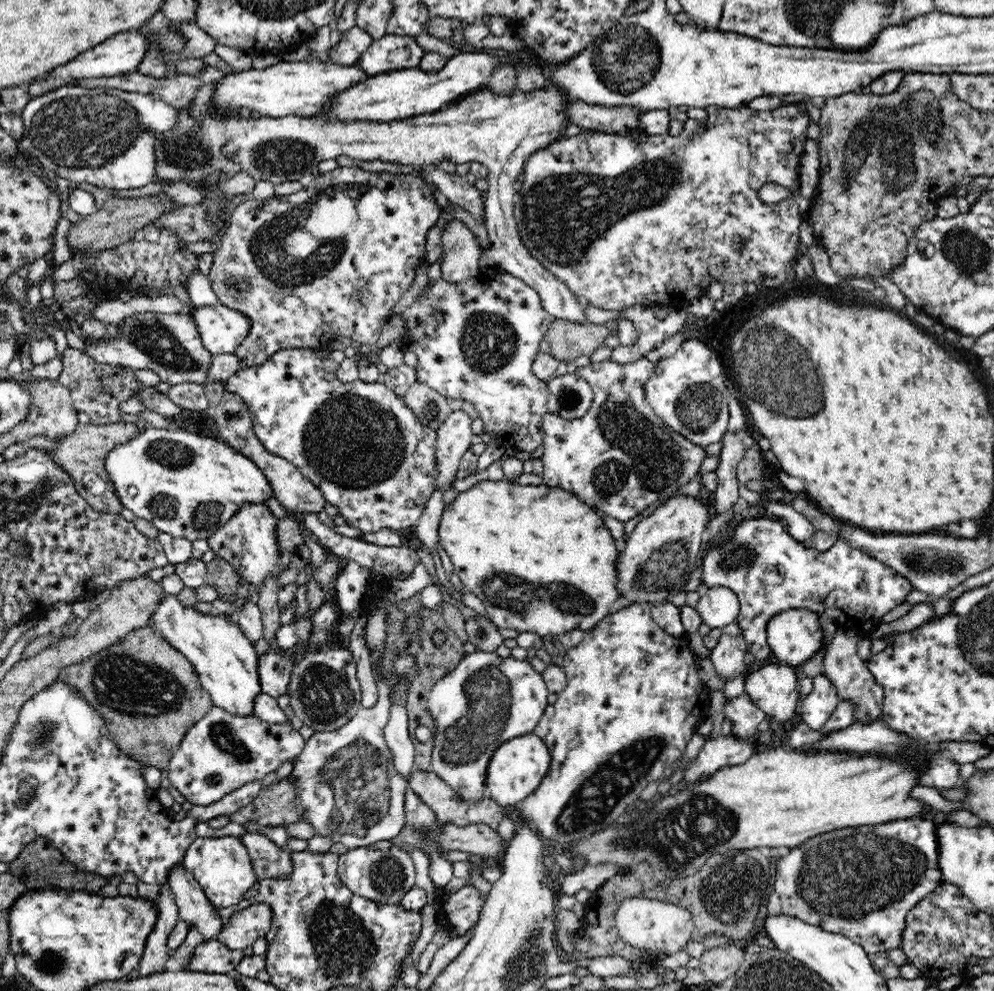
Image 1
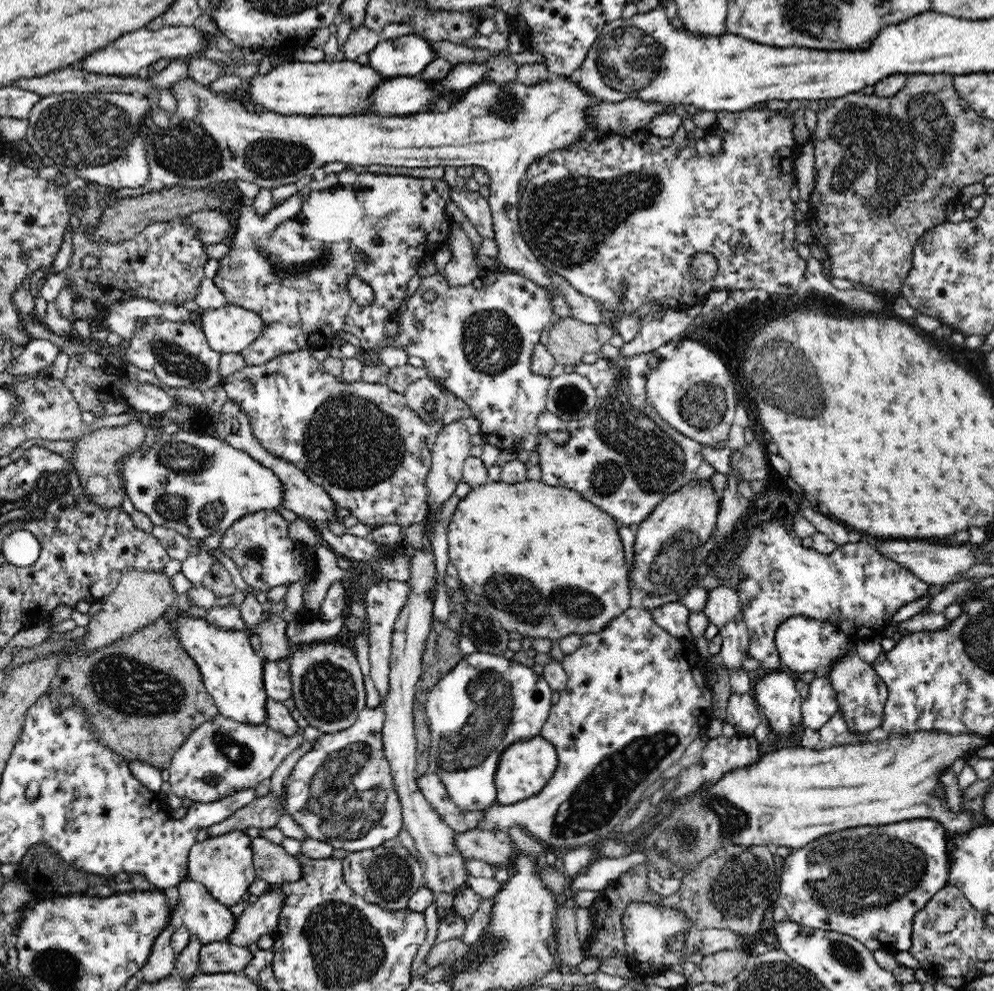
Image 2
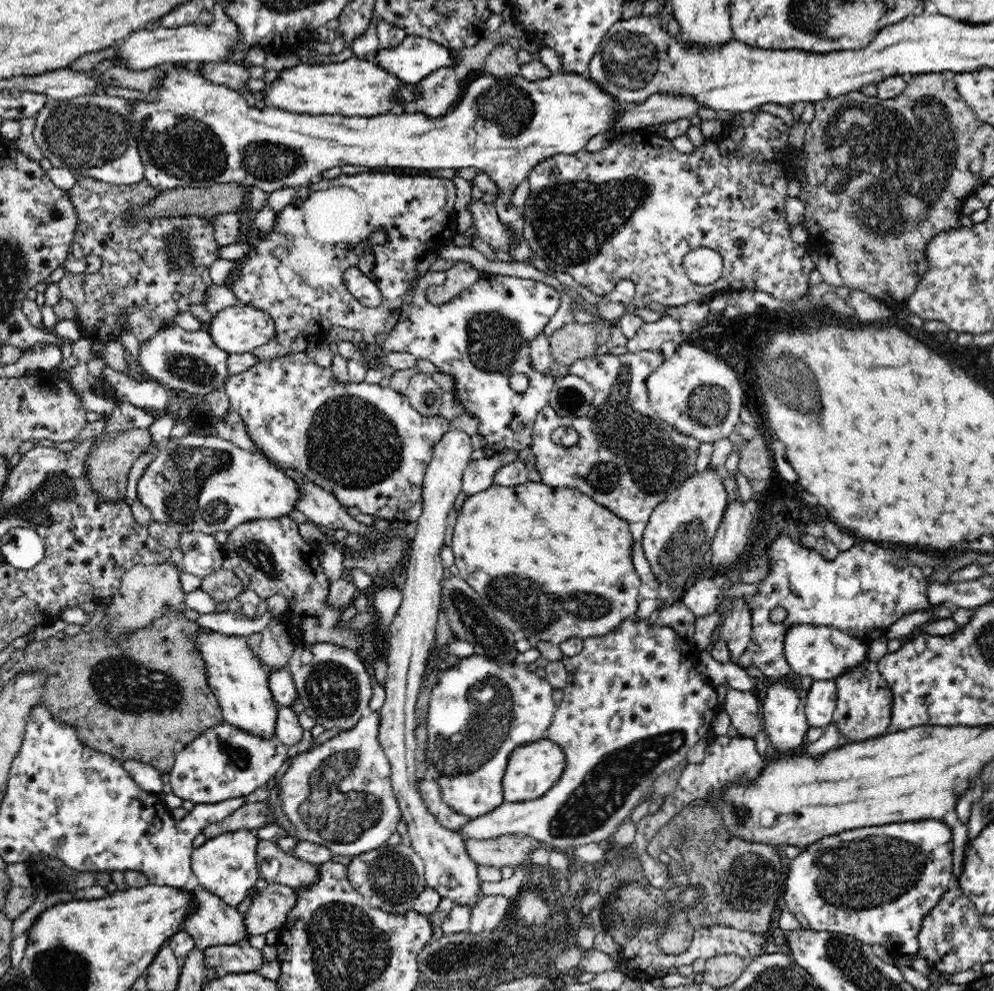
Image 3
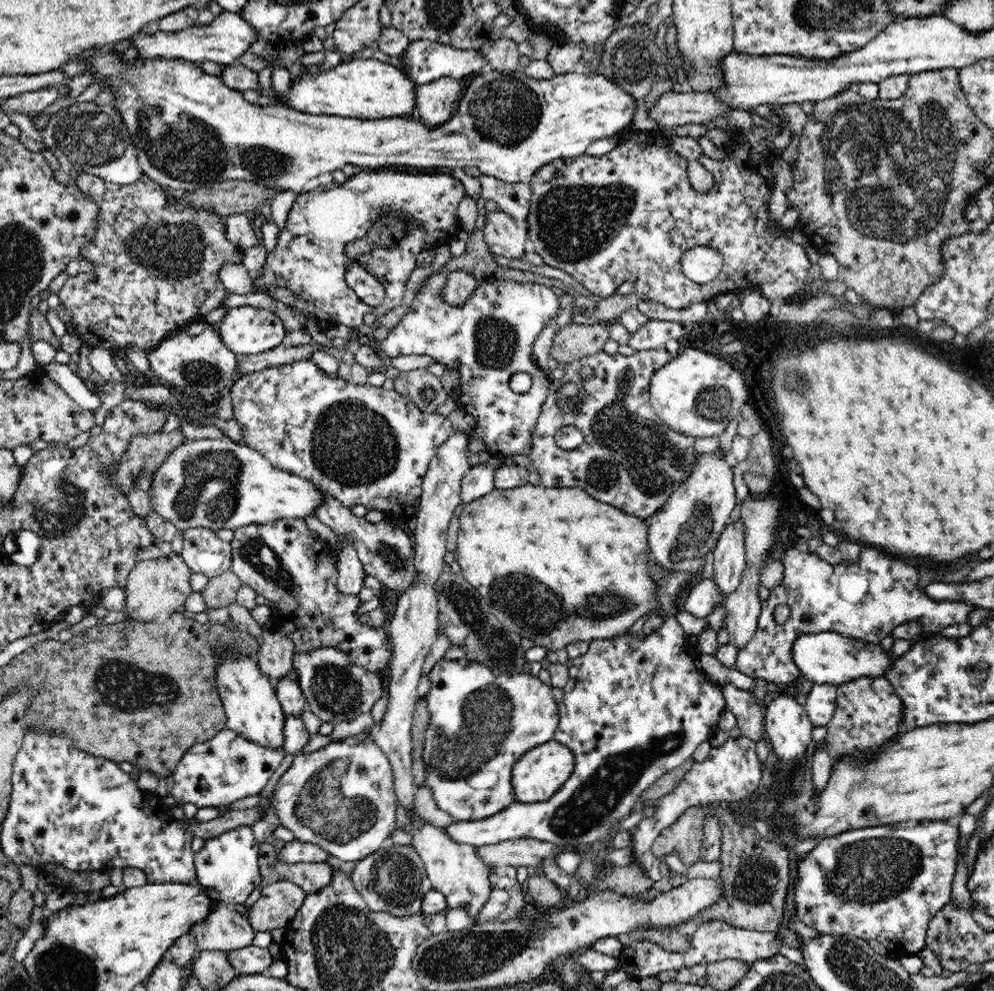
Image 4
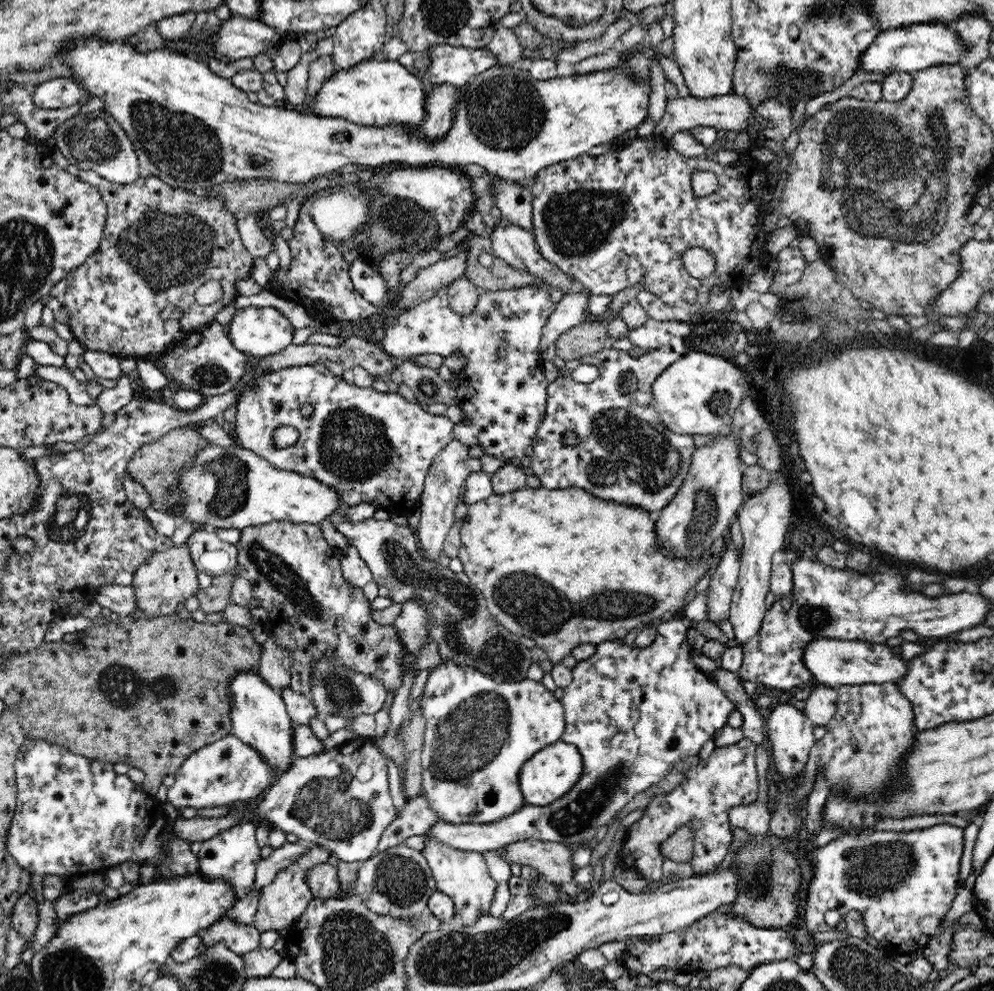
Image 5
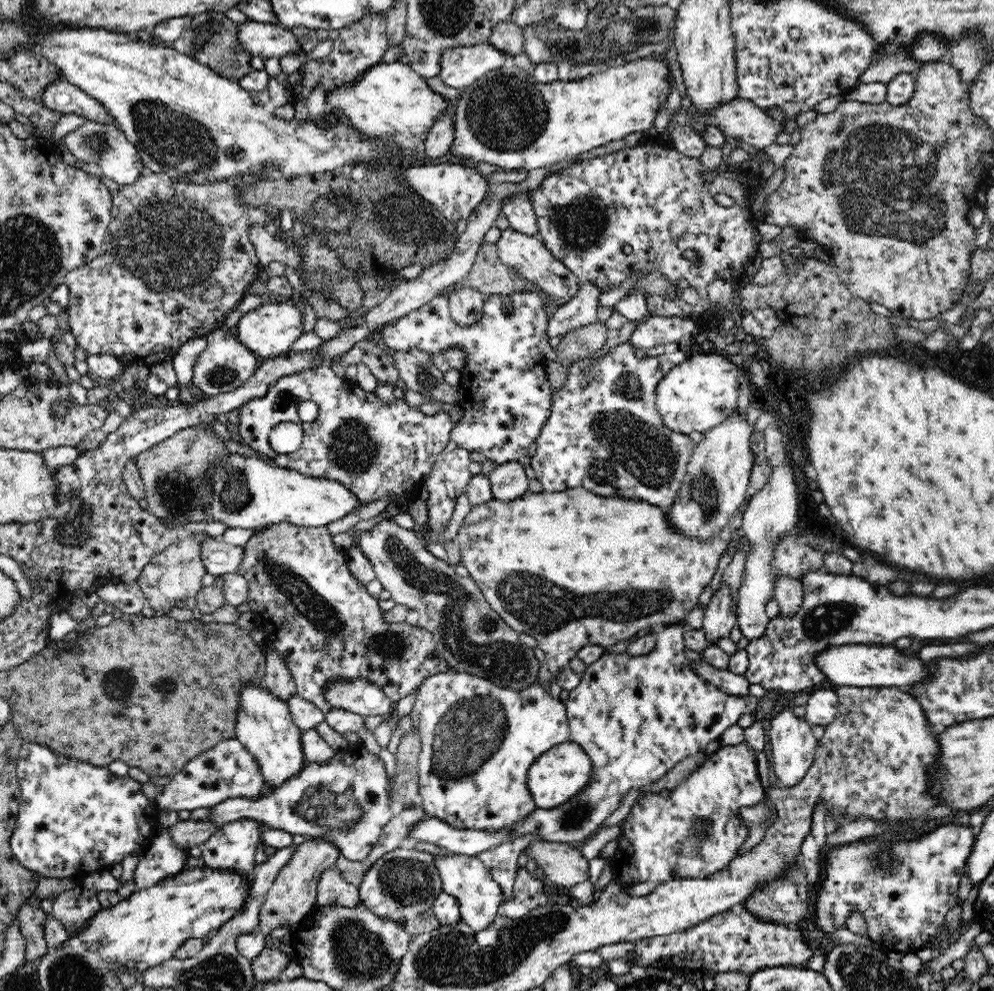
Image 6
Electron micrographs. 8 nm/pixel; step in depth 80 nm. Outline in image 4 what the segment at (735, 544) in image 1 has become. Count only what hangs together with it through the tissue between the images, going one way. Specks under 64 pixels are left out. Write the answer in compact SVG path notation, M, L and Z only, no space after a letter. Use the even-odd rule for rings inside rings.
M792 546L782 552L782 582L774 588L769 588L770 596L761 602L761 613L758 617L758 624L754 636L750 642L740 649L735 667L750 678L762 678L766 682L774 682L776 685L794 682L800 676L800 669L794 664L792 658L792 645L796 637L802 633L834 632L850 637L852 639L865 640L874 644L880 643L886 636L892 636L892 626L902 624L904 620L920 620L924 624L926 632L940 632L946 626L952 624L962 624L966 621L966 616L977 608L976 604L970 604L966 600L932 600L926 591L918 586L920 580L920 570L918 566L910 566L904 560L890 558L886 554L881 554L880 549L866 546L860 551L858 562L849 564L840 562L836 566L829 564L819 558L815 552L803 552ZM778 604L786 604L790 607L791 615L783 624L774 621L774 609Z

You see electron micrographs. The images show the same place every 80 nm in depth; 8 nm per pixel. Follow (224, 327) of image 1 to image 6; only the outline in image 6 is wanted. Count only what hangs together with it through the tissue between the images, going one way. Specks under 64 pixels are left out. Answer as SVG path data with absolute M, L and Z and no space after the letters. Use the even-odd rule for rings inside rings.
M291 302L264 304L252 312L244 313L233 329L235 338L261 360L280 357L291 351L294 342L303 334L302 312Z

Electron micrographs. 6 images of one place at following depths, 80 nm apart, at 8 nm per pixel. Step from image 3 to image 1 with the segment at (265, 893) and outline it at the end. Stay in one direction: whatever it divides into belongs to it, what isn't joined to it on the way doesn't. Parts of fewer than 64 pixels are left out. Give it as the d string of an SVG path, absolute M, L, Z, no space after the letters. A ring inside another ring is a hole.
M254 903L245 910L234 912L223 922L217 939L230 950L244 950L264 937L271 927L272 909L264 903Z

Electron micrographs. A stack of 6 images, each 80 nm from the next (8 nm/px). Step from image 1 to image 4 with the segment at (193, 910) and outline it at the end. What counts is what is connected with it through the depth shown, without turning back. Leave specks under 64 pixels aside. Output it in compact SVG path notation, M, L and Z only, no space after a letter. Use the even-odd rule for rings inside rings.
M218 901L214 904L214 910L210 912L210 915L205 918L204 922L194 926L191 933L195 936L201 952L204 950L231 951L246 948L252 945L252 939L256 931L252 928L246 915L239 914L222 901Z

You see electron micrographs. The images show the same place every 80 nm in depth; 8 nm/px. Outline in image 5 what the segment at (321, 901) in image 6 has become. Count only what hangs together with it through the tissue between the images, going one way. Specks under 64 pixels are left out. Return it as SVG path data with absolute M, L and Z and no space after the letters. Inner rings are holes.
M322 863L313 866L305 874L305 883L316 899L326 900L326 898L338 896L342 882L340 882L336 867L330 863Z

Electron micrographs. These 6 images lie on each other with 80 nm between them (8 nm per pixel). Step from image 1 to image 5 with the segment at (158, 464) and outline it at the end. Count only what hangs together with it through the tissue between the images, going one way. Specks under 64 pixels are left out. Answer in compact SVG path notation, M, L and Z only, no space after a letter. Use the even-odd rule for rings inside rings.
M213 444L196 458L194 468L180 474L184 514L172 514L178 521L204 524L209 528L257 527L274 521L318 525L345 509L336 487L289 469L276 468L269 461L239 444L222 448Z

